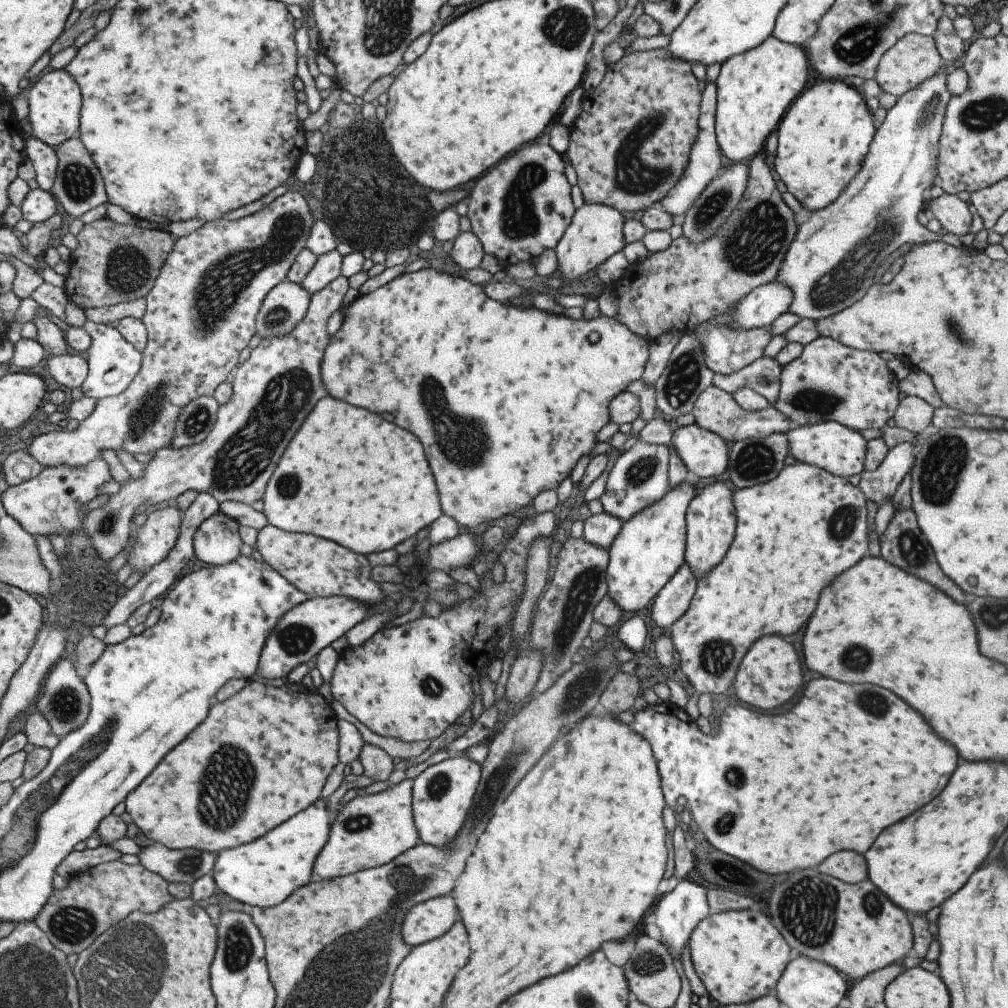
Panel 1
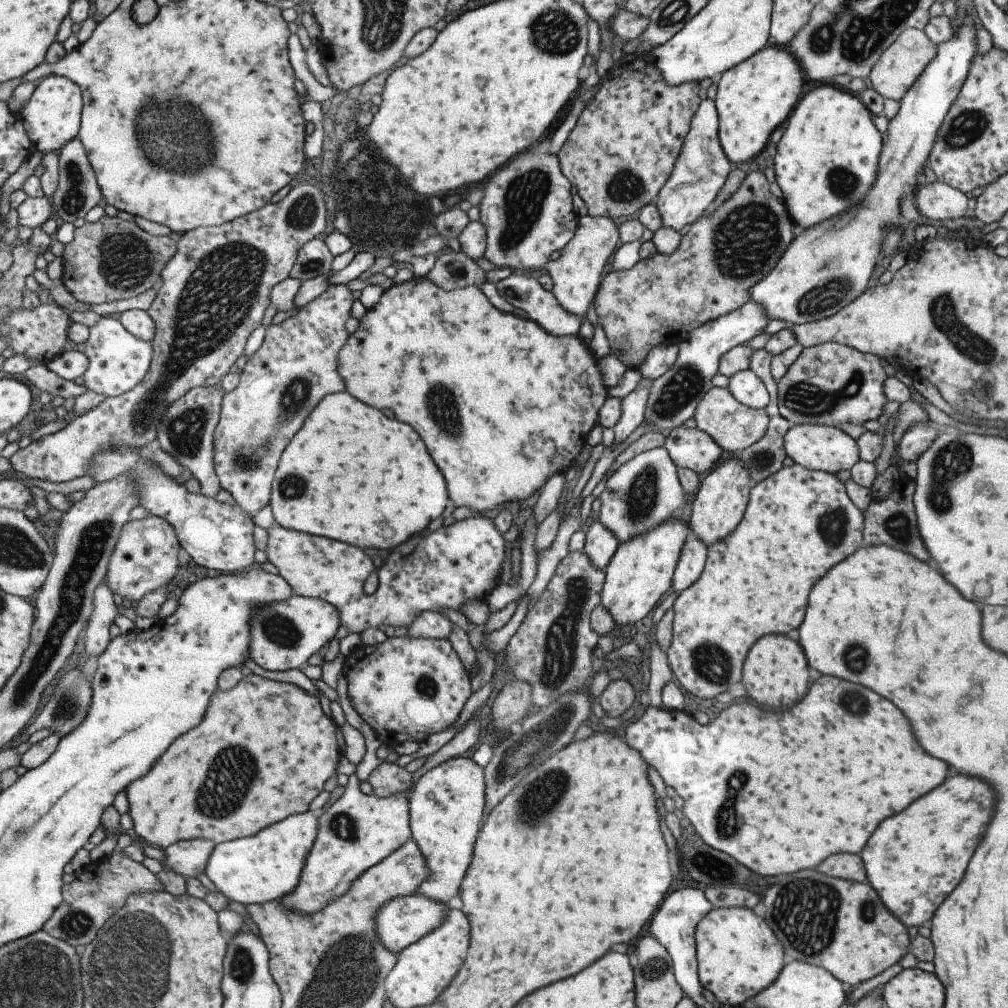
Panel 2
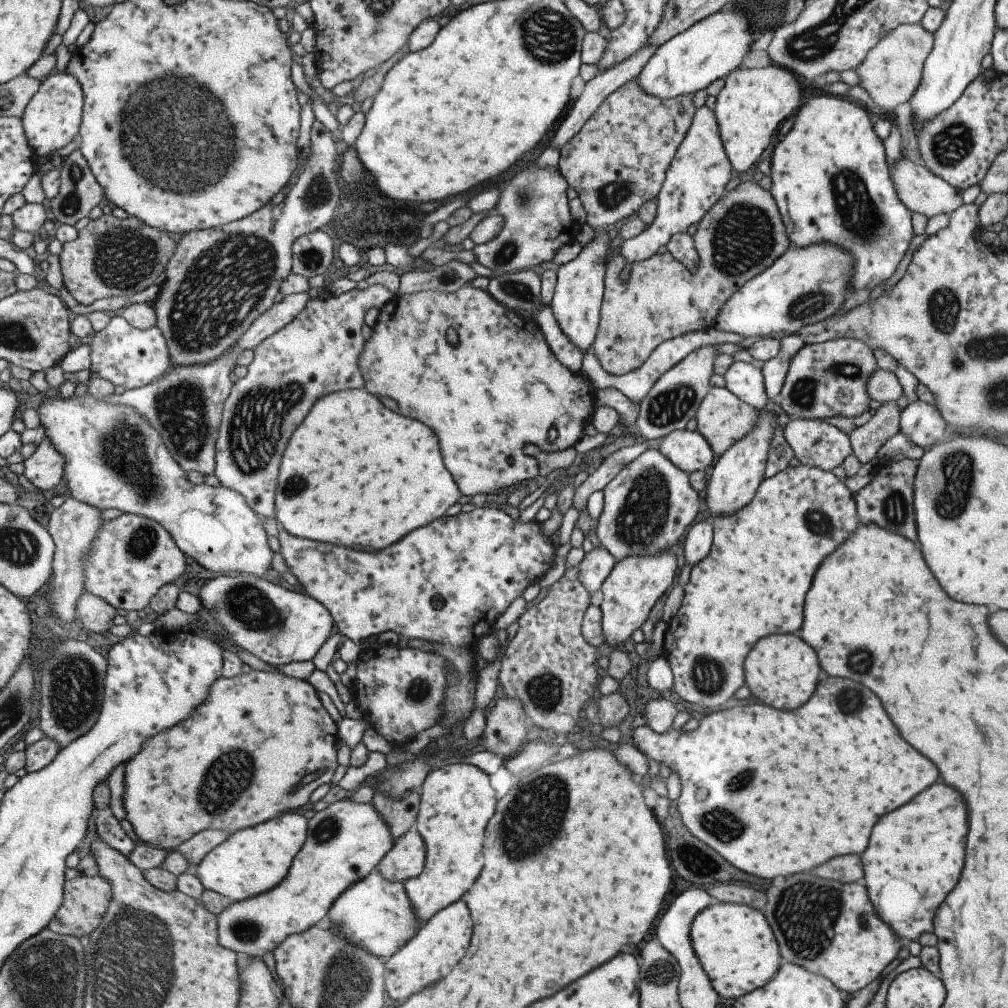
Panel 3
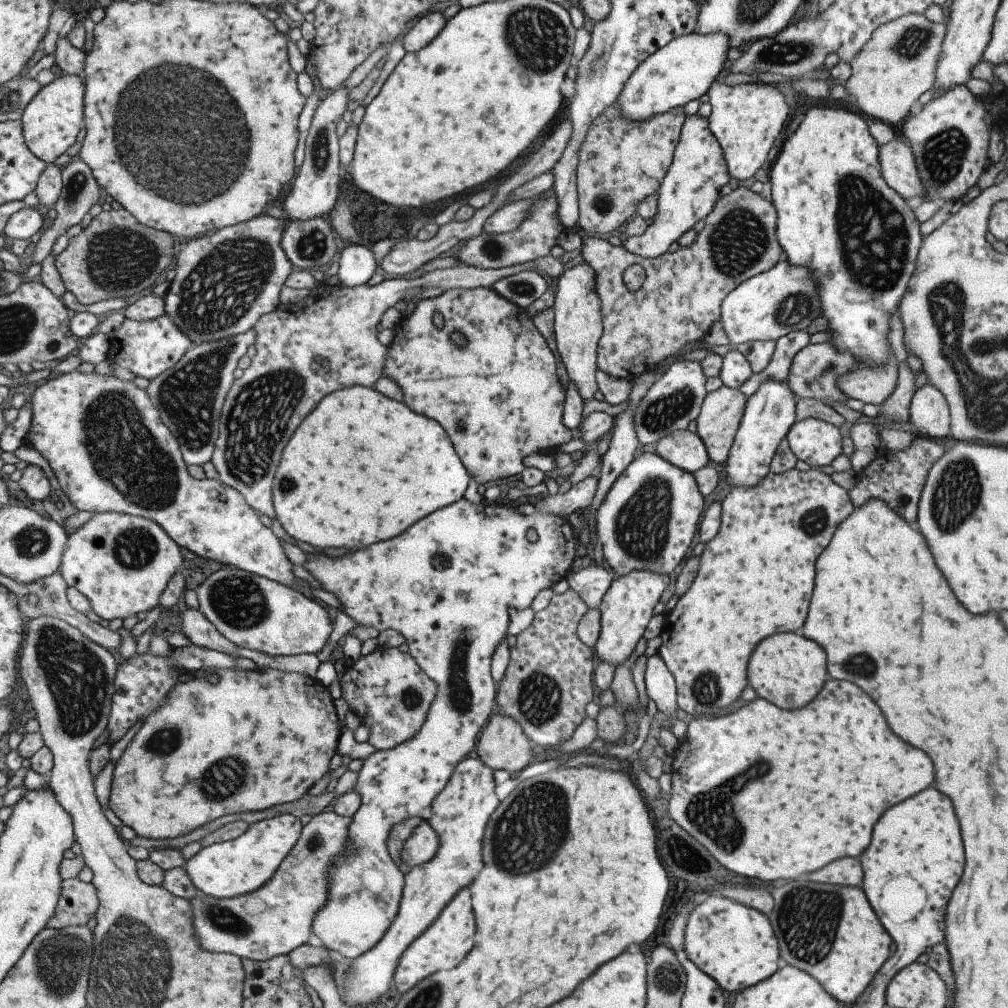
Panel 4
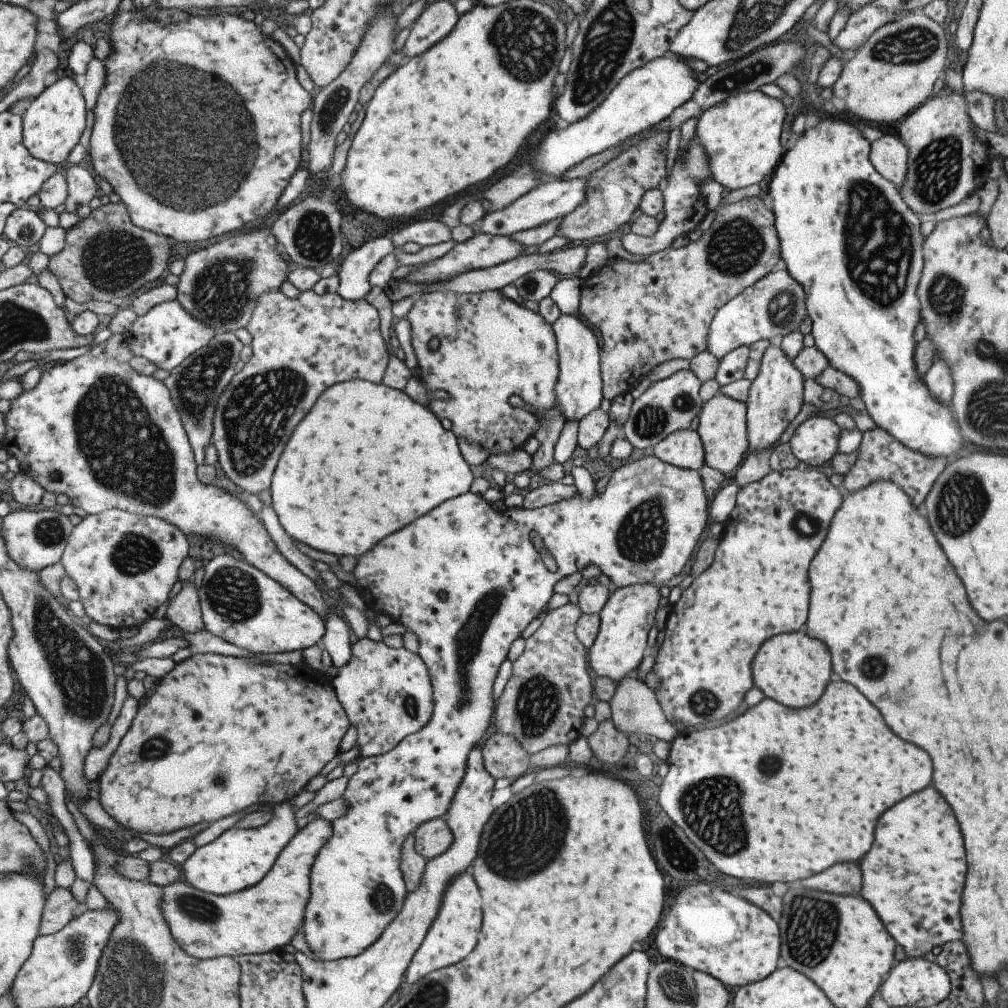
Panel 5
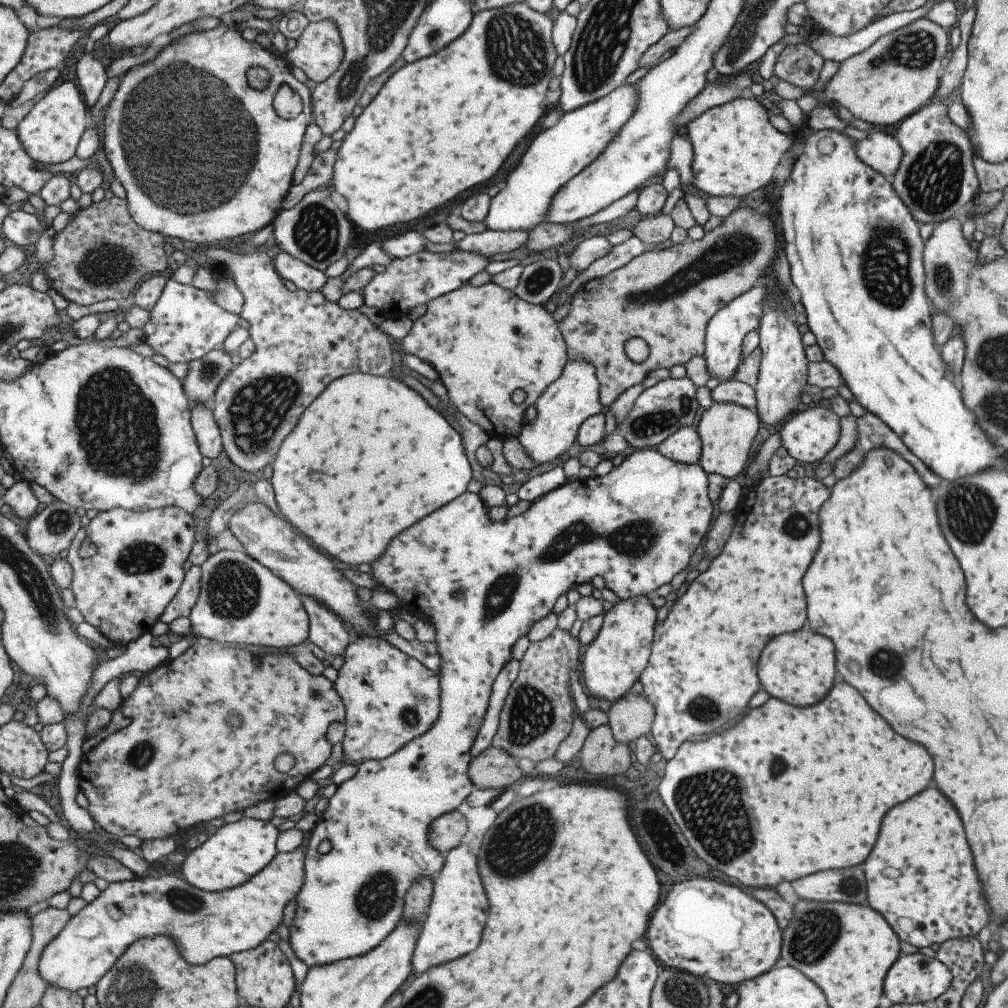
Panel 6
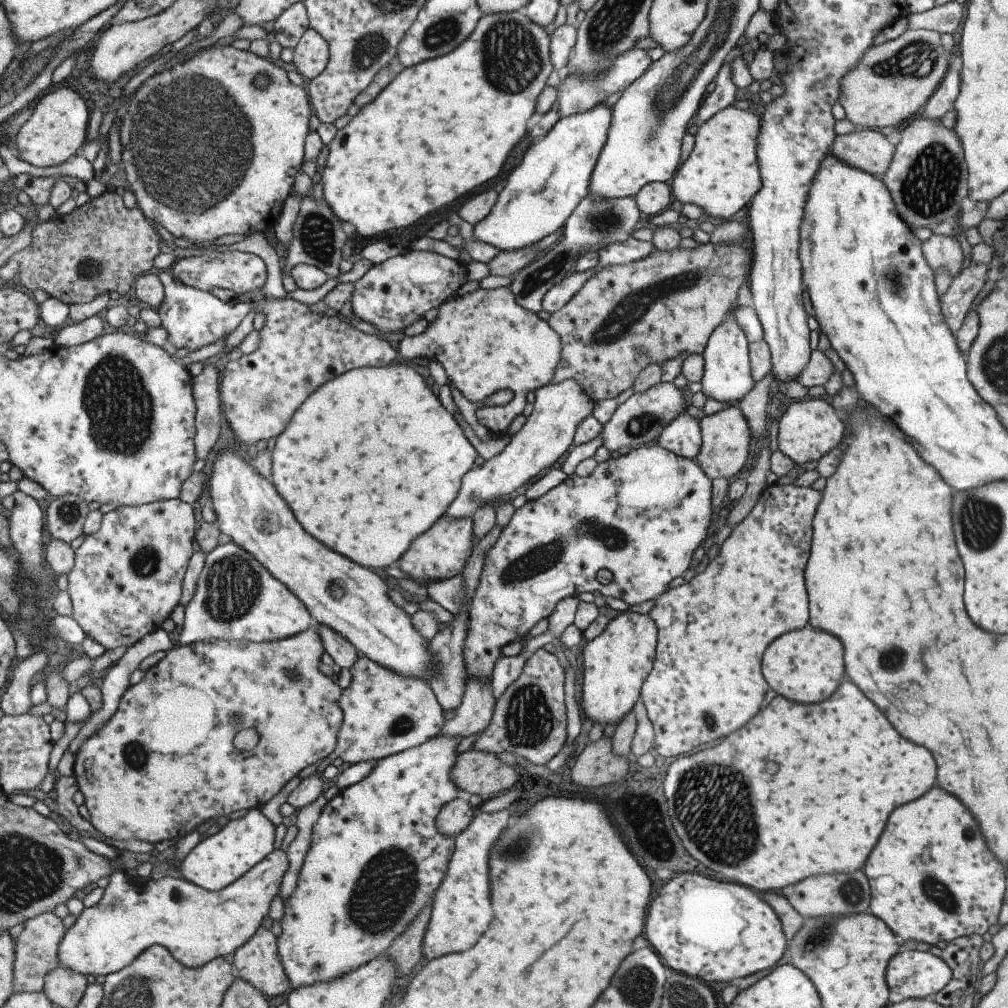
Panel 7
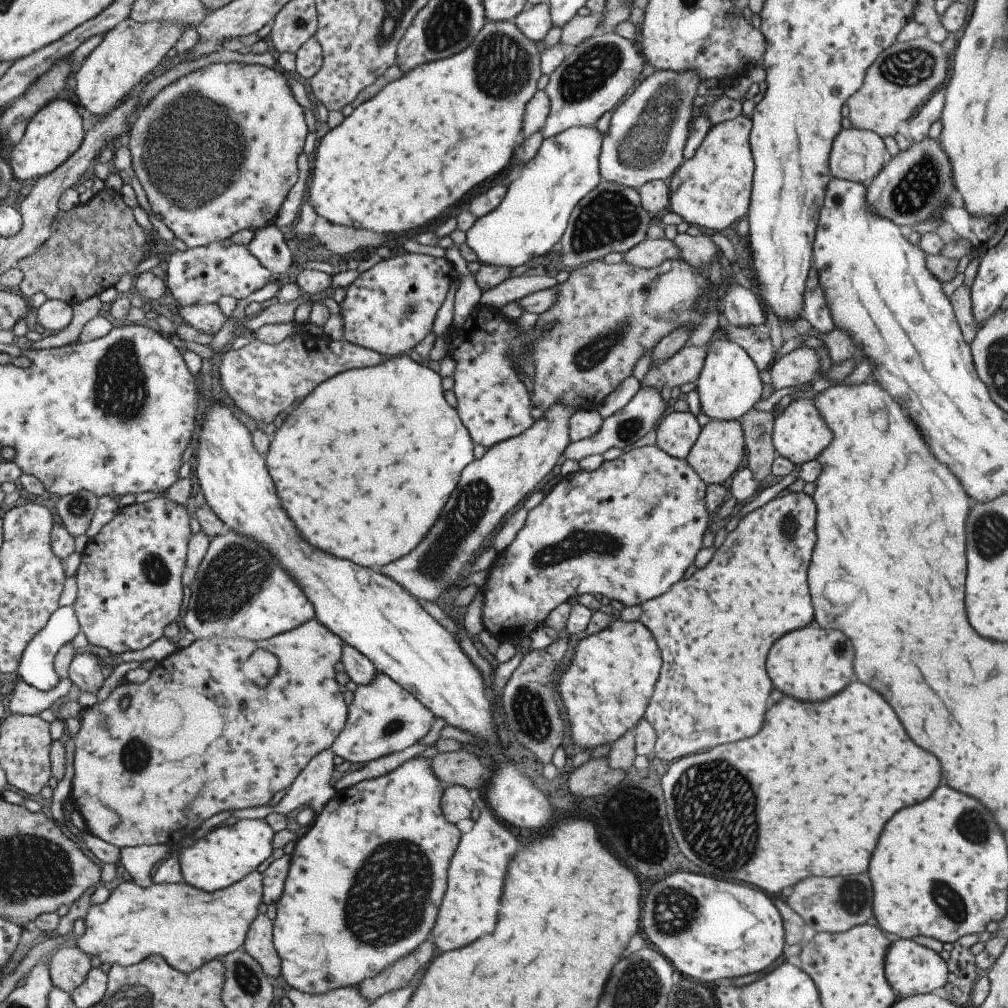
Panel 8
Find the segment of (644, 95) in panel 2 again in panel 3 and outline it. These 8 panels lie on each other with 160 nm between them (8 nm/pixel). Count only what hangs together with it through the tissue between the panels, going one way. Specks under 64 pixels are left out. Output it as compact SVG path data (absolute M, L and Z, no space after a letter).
M633 77L608 94L585 124L559 149L556 168L568 186L577 193L586 224L593 230L605 229L636 212L644 202L655 200L665 171L696 111L691 98L692 95L657 98L646 93Z

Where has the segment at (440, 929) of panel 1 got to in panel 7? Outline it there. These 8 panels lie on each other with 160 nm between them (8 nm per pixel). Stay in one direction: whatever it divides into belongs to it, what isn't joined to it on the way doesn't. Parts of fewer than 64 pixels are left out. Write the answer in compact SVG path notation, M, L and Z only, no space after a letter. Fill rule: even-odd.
M652 443L631 449L627 454L619 455L615 459L597 463L593 471L586 477L579 477L575 473L566 475L563 482L560 482L557 486L539 496L539 498L528 500L523 506L515 509L495 543L485 551L481 572L478 576L478 585L470 600L466 635L462 644L462 664L464 665L465 674L463 683L467 680L467 677L474 677L482 685L487 685L490 682L495 661L502 656L501 648L505 644L509 644L509 642L521 640L539 620L547 619L554 606L565 597L577 597L581 592L598 590L599 594L605 597L619 598L628 607L633 607L649 599L654 600L663 591L667 590L667 584L675 576L682 576L686 572L689 560L693 556L693 551L701 544L701 540L705 538L707 526L709 526L713 513L715 513L715 508L713 508L710 501L711 485L711 479L707 478L707 475L699 468L695 460L678 457L676 454ZM443 513L425 532L416 536L394 566L417 583L428 584L453 578L462 572L474 549L472 517L450 517ZM597 570L609 570L612 574L612 581L605 585L598 583L595 580L595 572ZM435 735L417 746L380 758L378 761L374 761L374 765L365 778L338 791L333 798L330 798L323 805L316 823L312 826L310 847L306 852L305 861L299 872L297 888L286 902L285 918L281 922L281 934L277 937L278 949L293 987L306 987L319 981L328 981L350 970L355 970L355 968L361 967L362 964L369 963L372 958L387 952L391 941L404 931L404 928L413 920L419 909L423 905L429 905L434 890L439 886L440 880L443 878L454 849L453 837L440 835L434 822L439 809L445 803L461 795L455 783L450 779L450 770L454 767L458 755L455 746L459 741L458 736Z

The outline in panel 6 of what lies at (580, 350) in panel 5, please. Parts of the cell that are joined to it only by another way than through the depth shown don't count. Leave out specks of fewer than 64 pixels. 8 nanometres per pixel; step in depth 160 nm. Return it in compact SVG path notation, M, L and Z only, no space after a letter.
M571 359L563 365L559 378L549 384L533 404L537 411L535 422L523 425L516 436L523 450L537 464L555 460L576 442L579 425L586 418L599 413L601 404L598 399L598 388L594 364L586 360Z

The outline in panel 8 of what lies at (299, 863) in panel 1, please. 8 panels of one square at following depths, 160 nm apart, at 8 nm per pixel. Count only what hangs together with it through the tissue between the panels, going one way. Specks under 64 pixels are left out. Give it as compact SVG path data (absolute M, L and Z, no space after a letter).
M238 819L231 826L208 831L192 847L186 847L177 855L182 864L184 880L207 892L217 892L230 887L255 872L267 858L271 858L275 830L267 819Z

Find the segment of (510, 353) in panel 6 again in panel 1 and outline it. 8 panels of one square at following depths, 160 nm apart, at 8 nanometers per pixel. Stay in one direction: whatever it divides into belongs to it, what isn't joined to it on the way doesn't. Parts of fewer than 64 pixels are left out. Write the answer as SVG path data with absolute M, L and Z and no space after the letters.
M425 268L412 274L402 273L373 292L359 294L343 313L343 324L333 334L322 358L322 382L327 395L341 400L350 406L357 406L377 415L391 414L399 428L411 432L423 448L425 459L437 486L439 505L442 514L451 516L459 526L472 529L482 522L491 522L520 508L525 508L533 498L545 490L556 490L562 480L575 477L575 464L581 456L589 454L597 444L595 434L609 423L609 400L625 391L629 382L641 377L649 356L648 341L636 336L619 324L613 317L598 316L593 320L565 318L537 310L533 306L519 308L511 302L508 306L487 298L481 285L471 284L463 278L449 276L435 268Z

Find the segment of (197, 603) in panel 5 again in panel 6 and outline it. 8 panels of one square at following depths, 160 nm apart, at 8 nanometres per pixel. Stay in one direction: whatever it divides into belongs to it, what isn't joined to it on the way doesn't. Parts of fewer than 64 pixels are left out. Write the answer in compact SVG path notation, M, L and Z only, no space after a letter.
M191 566L186 572L185 580L179 589L177 596L167 606L166 611L161 615L161 622L171 624L173 620L191 616L192 610L198 603L202 587L202 567Z

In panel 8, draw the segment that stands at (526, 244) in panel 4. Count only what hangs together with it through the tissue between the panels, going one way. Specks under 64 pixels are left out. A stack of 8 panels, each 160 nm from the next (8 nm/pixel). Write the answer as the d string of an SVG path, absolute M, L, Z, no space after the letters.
M403 253L389 255L371 266L368 270L359 273L349 286L346 286L345 298L340 307L340 316L343 320L342 338L350 343L361 345L363 348L376 350L383 356L397 356L408 354L417 344L426 341L427 332L432 330L432 322L437 309L441 306L447 290L457 274L450 262L443 257L432 257L417 253Z

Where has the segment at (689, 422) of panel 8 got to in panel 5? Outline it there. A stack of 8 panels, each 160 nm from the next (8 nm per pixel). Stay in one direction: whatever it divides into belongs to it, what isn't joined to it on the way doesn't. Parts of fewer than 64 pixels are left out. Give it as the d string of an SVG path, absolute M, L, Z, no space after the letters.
M691 429L673 431L651 448L651 454L676 467L697 471L704 465L699 435Z

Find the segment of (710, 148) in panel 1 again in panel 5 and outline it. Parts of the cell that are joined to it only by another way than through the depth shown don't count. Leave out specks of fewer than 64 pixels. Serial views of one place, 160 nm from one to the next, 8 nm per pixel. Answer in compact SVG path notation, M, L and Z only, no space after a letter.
M693 135L686 144L684 151L674 160L673 166L662 180L660 191L662 194L662 212L659 216L658 227L651 236L641 236L627 233L621 236L622 247L635 256L649 256L671 246L671 242L699 225L707 211L705 199L700 191L700 184L710 178L708 156L704 151L697 135Z

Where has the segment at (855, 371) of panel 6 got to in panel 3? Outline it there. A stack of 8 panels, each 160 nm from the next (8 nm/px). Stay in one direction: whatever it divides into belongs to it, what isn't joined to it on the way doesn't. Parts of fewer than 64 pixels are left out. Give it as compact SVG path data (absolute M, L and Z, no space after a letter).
M822 93L819 94L819 96L806 99L794 114L793 125L787 134L781 138L781 141L777 142L771 154L769 175L771 178L771 188L769 192L776 202L776 207L784 224L787 238L791 244L799 248L815 243L831 243L844 248L844 251L850 252L854 258L854 273L850 280L850 290L853 291L854 289L867 286L870 291L874 286L877 286L877 284L883 282L883 280L887 280L889 276L893 274L895 266L897 266L897 263L901 260L903 253L909 246L911 237L914 235L910 221L912 212L907 210L907 208L903 206L903 203L897 198L894 185L888 173L888 166L885 163L882 140L875 135L864 107L857 106L857 104L843 100L843 98L836 98L835 95L829 93Z

